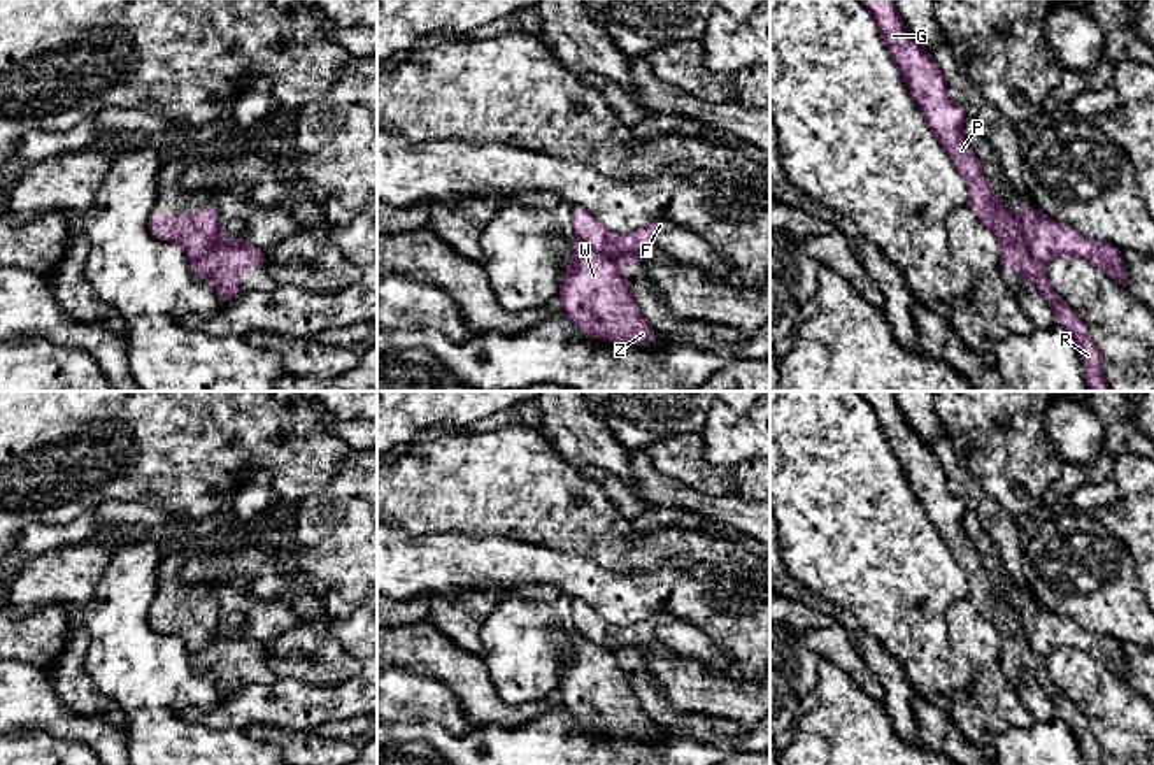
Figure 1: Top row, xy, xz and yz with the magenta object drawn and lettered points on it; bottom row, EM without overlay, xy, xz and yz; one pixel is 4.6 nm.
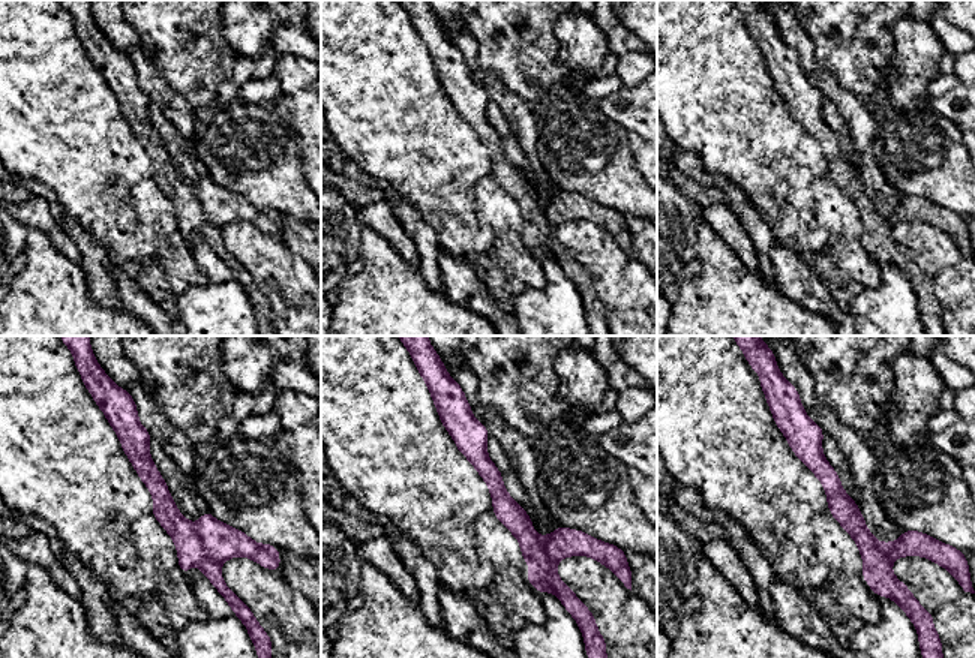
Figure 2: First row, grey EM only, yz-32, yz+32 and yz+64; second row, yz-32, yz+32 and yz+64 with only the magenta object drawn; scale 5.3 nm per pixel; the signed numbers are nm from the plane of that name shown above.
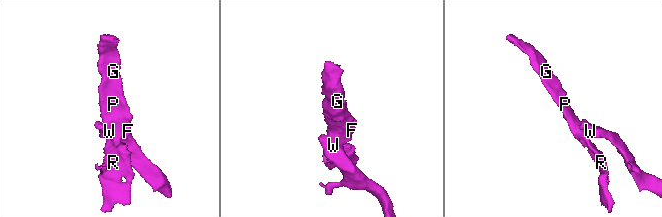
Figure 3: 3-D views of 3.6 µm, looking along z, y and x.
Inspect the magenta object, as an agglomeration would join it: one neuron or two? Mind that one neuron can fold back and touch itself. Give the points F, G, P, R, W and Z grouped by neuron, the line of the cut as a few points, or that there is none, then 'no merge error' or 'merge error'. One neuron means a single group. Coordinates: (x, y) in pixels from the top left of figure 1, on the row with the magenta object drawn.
F G P R / W Z; cut in yz along (1016, 221), (1028, 251), (1044, 265); merge error

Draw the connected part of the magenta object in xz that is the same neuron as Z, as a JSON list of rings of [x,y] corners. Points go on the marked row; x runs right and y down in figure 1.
[[[579,239],[570,247],[573,263],[565,270],[559,286],[563,314],[581,332],[602,340],[652,344],[656,332],[628,288],[624,267]]]

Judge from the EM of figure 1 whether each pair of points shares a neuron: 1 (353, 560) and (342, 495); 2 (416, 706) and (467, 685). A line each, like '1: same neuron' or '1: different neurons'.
1: same neuron
2: different neurons

